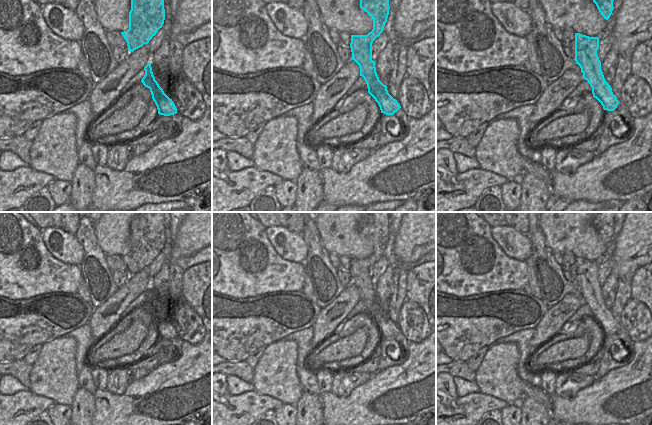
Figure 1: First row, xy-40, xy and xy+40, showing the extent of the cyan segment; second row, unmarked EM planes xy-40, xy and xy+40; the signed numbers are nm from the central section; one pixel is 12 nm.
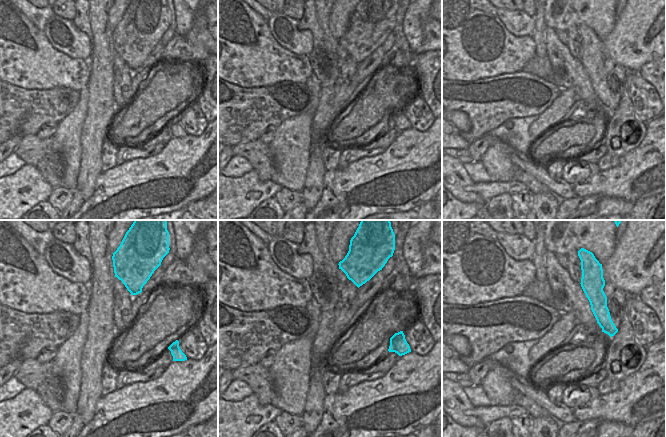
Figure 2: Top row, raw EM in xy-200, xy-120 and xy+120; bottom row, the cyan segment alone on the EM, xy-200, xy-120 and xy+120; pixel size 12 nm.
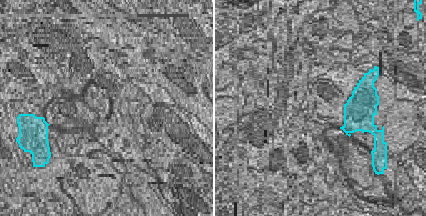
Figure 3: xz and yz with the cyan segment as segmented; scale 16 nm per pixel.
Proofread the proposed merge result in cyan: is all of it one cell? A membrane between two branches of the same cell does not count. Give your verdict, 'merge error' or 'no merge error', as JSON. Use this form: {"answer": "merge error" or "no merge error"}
{"answer": "merge error"}

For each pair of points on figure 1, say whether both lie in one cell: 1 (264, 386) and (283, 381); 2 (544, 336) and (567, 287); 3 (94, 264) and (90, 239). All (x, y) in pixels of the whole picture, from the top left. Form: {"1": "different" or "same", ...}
{"1": "same", "2": "different", "3": "same"}

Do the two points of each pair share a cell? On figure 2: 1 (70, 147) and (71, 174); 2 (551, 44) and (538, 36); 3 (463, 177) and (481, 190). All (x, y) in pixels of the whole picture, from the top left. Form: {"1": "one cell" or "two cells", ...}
{"1": "one cell", "2": "two cells", "3": "two cells"}

